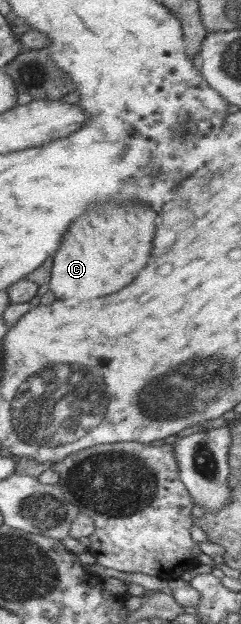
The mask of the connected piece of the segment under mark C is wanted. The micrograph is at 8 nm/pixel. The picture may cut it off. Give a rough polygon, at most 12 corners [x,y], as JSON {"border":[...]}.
{"border":[[106,204],[66,230],[50,290],[94,300],[134,282],[148,206]]}

